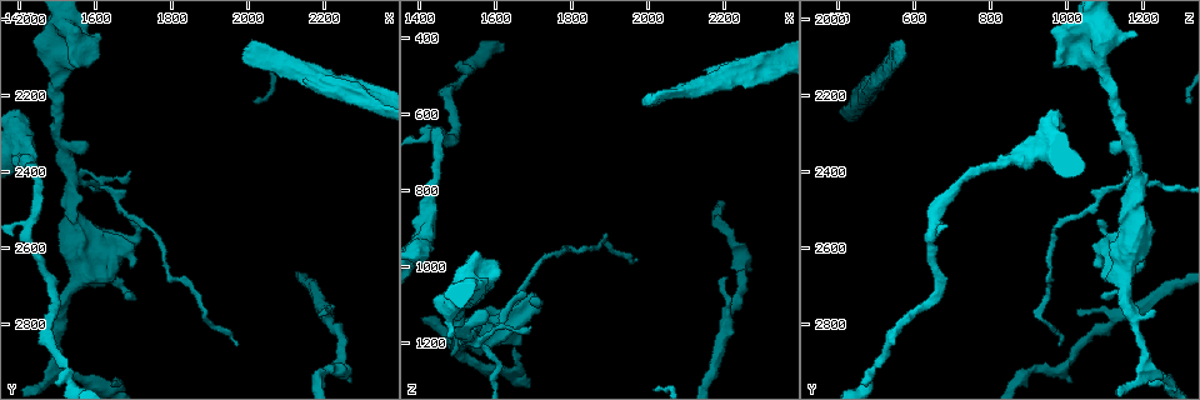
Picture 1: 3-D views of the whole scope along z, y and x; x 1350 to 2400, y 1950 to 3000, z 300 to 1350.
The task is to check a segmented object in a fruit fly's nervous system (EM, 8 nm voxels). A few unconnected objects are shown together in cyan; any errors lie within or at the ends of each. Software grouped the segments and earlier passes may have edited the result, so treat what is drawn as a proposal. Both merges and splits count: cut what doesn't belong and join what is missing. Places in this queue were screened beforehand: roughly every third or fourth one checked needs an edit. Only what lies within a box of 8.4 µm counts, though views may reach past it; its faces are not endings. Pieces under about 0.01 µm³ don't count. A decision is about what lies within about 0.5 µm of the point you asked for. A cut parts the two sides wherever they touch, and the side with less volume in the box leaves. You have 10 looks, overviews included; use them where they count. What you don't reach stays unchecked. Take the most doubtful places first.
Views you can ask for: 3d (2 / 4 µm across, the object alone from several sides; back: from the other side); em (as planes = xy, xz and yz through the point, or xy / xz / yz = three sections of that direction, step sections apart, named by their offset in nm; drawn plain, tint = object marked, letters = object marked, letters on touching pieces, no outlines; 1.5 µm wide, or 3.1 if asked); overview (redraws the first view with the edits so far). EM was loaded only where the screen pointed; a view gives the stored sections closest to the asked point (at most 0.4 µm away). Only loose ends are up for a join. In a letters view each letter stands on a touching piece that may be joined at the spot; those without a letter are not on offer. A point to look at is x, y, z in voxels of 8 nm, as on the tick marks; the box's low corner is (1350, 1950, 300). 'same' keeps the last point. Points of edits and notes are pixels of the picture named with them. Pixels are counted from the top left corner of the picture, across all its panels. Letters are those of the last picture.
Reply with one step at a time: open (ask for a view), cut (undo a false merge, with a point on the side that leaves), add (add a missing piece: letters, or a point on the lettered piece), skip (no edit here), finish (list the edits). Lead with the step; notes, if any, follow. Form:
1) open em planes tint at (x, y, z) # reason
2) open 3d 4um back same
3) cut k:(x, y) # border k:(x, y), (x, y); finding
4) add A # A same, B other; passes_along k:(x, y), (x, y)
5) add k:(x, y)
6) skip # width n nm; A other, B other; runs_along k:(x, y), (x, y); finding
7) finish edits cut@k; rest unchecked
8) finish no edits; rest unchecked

open em planes tint at (2000, 2055, 570) # an open end

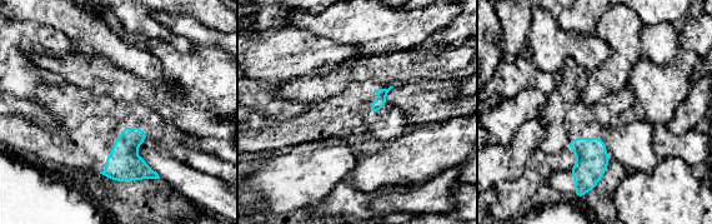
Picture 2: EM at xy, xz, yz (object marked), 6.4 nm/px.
open em planes letters same # see the neighbours

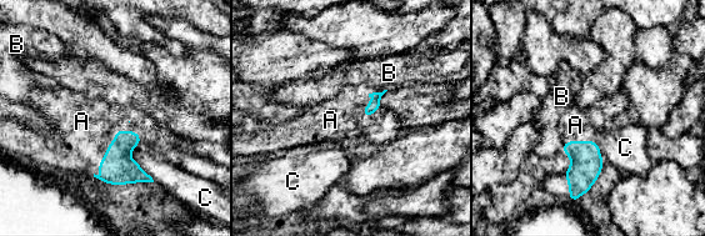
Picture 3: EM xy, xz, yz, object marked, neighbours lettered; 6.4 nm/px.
add A # A same, B other, C other; passes_along 3:(118, 167), (111, 141), (81, 121); the neuron continues

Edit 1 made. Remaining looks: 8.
open em planes tint at (1545, 2525, 1190) # arms run side by side

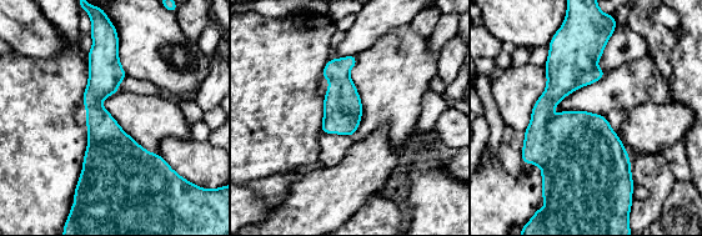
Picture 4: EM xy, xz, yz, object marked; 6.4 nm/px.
open em planes letters same # what lies round it

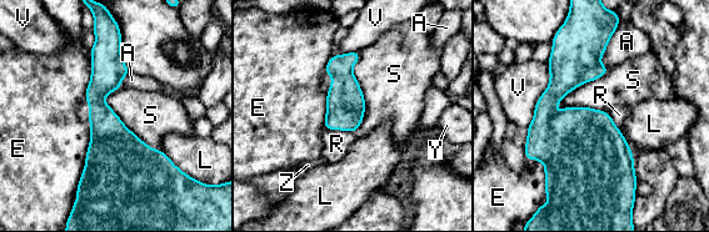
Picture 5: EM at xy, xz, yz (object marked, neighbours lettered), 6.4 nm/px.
skip # longest_contact E 650 nm; A other, E other, L other, R other, S other, V other, Y other, Z other; all the same neuron

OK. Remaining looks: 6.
open 3d 4um at (1485, 2775, 1225) # free end

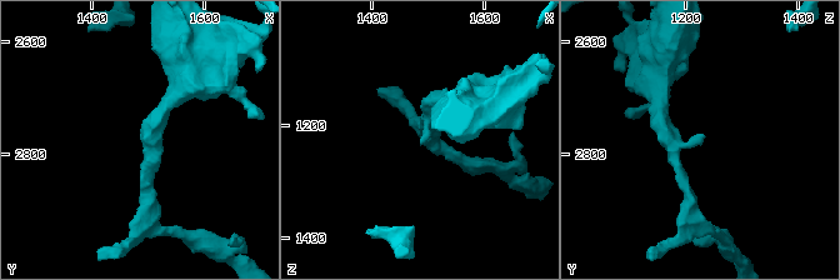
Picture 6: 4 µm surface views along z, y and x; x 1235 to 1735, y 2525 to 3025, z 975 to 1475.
open em xy step 4 letters at (1490, 2765, 1235) # arm_widths 190, 240 nm

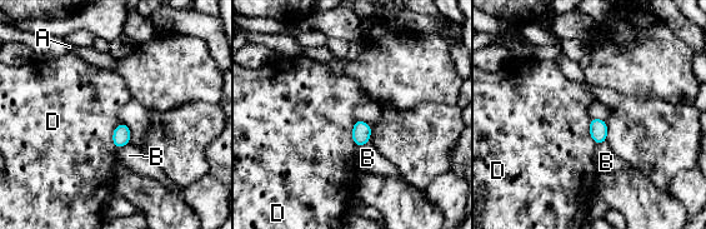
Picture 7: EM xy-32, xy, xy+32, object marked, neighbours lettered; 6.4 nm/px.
open em planes letters same # cut it another way

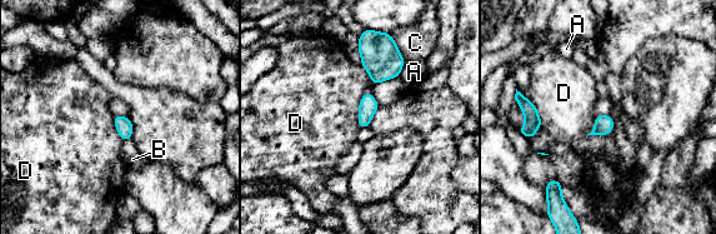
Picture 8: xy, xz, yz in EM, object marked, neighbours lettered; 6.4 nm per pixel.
skip # A other, B other, C other, D other; border 8:(611, 133), (586, 134); no lettered piece goes on from it

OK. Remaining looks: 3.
open em planes tint at (1525, 2915, 500) # thick turns thin

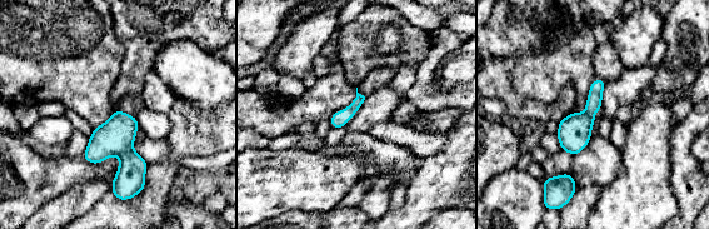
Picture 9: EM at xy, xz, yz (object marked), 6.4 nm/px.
open em planes letters same # what lies round it

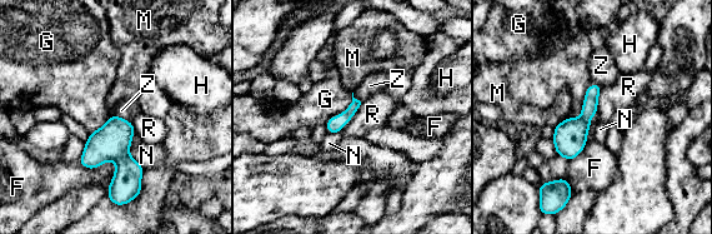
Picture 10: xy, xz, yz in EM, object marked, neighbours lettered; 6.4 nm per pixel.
skip # width 100 nm; longest_contact F 260 nm; F other, G other, H other, M other, N other, R other, Z other; continuous, no second neuron

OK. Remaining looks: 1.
finish edits add@3; rest unchecked

